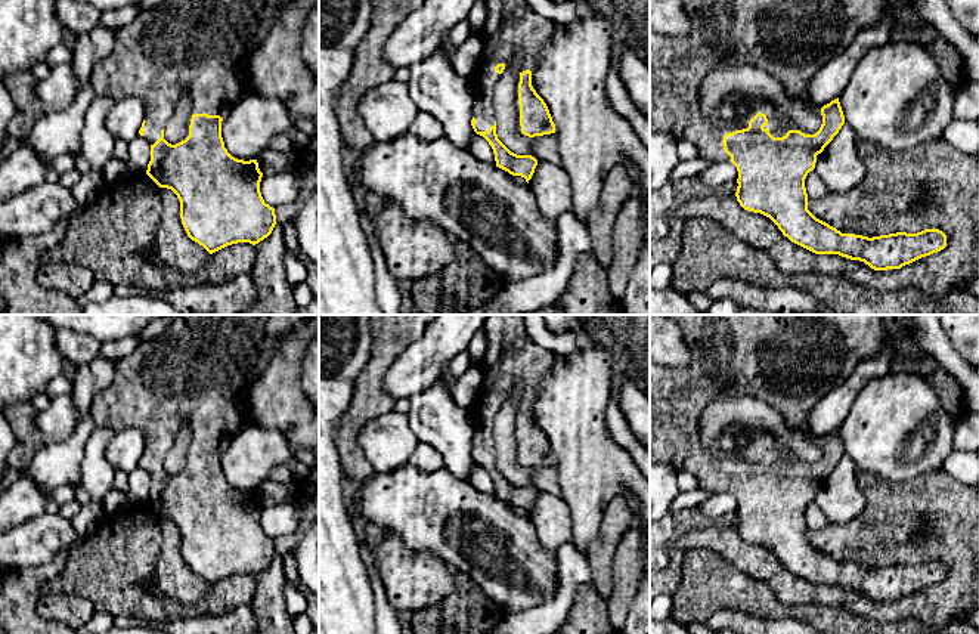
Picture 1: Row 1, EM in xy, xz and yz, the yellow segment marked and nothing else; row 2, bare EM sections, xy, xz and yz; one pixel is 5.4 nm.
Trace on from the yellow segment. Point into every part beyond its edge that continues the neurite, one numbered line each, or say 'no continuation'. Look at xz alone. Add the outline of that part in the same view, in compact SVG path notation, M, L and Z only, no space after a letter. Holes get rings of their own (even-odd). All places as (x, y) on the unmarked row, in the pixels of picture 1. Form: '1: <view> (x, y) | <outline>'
1: xz (511, 358) | M490 315L481 330L487 340L480 362L484 380L478 398L468 411L475 427L475 460L487 463L495 455L493 421L501 408L495 398L509 393L518 384L521 403L530 400L533 405L535 389L551 372L557 355L529 338L523 315Z

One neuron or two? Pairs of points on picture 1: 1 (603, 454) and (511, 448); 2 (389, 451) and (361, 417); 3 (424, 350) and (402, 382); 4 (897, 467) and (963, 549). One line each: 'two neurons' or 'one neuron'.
1: two neurons
2: two neurons
3: one neuron
4: two neurons

